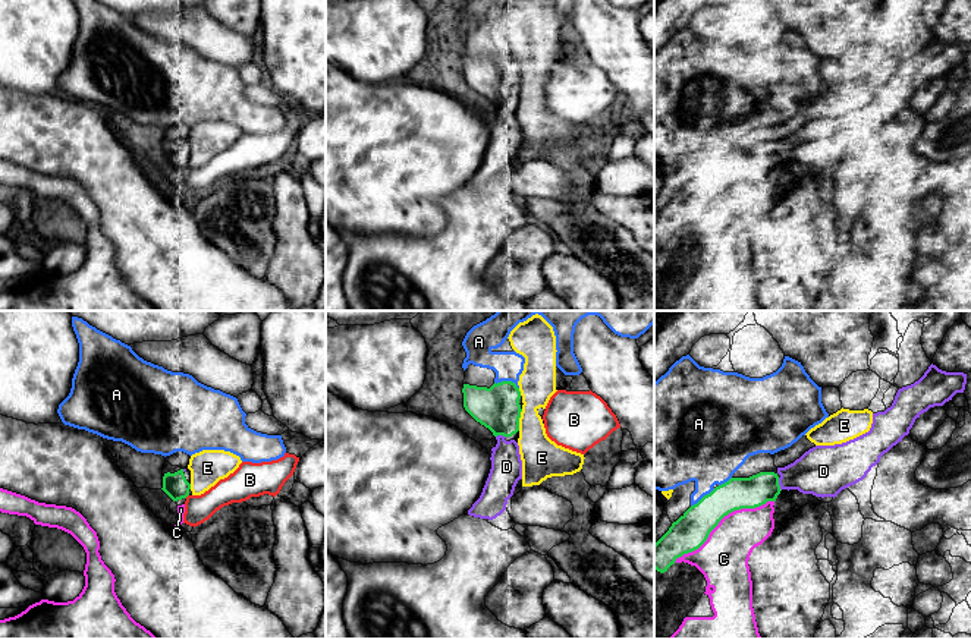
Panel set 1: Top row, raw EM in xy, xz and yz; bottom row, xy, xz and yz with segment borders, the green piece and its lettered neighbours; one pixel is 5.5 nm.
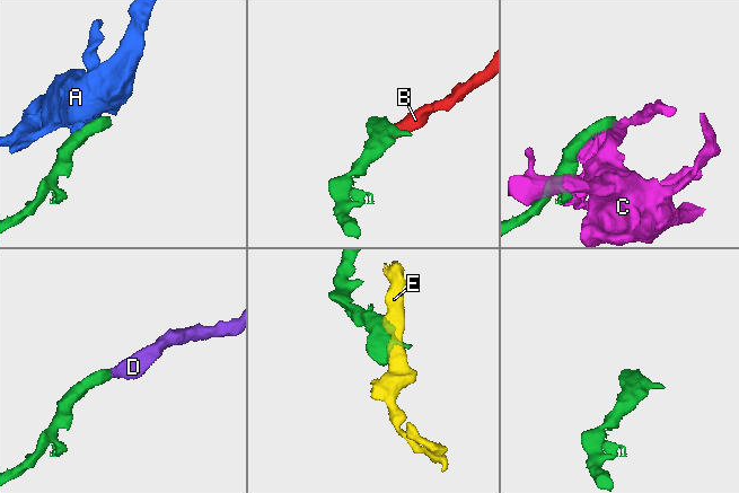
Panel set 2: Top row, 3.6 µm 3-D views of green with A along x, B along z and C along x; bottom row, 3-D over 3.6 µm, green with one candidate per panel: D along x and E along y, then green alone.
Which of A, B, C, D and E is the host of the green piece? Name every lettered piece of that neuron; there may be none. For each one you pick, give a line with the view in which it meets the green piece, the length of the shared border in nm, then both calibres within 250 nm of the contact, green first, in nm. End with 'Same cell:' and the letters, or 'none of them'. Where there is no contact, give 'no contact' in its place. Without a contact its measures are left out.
D: meets green in yz; contact 70 nm long; 180 nm thick on the green side, 260 nm on the other
Same cell: D

